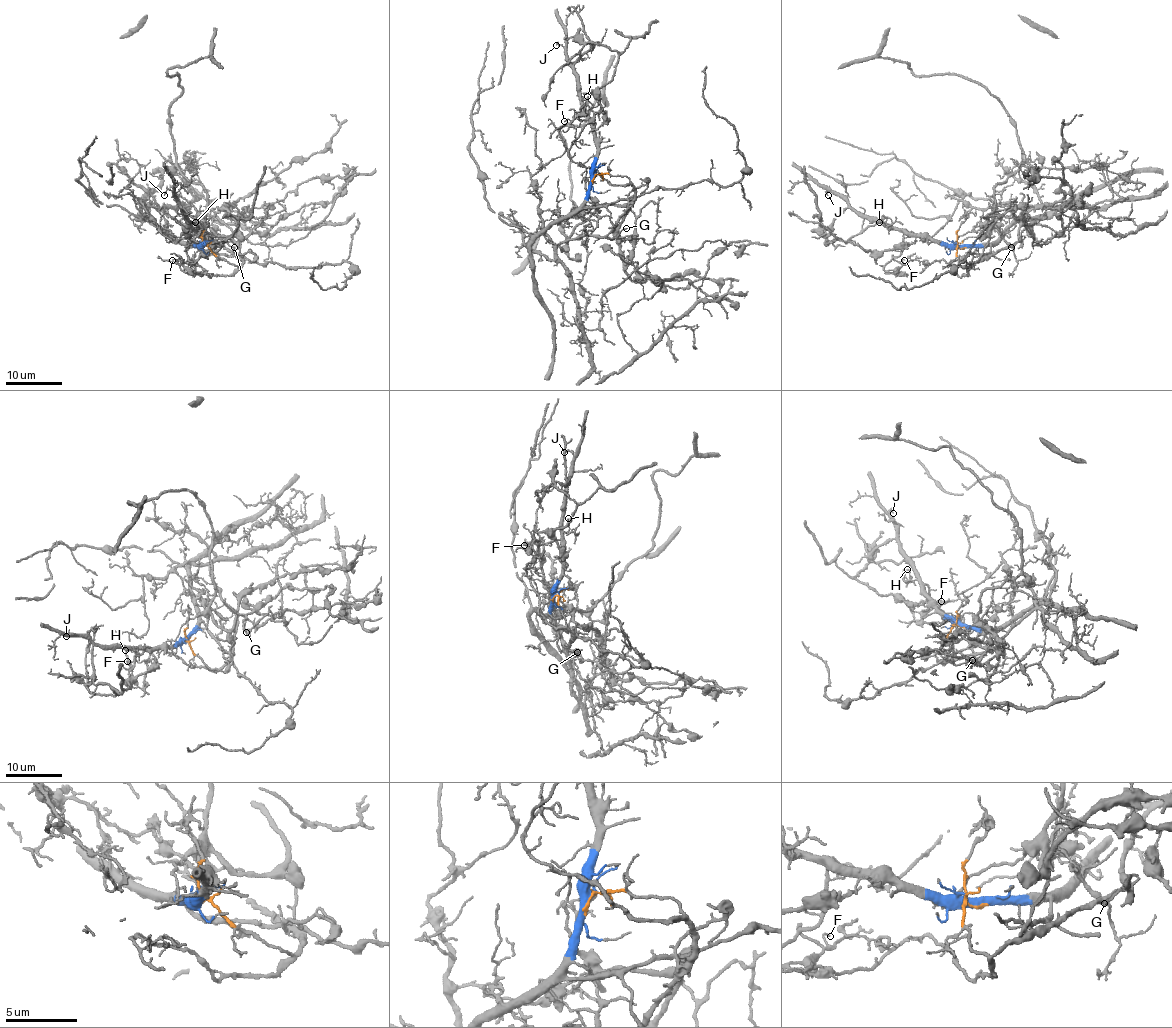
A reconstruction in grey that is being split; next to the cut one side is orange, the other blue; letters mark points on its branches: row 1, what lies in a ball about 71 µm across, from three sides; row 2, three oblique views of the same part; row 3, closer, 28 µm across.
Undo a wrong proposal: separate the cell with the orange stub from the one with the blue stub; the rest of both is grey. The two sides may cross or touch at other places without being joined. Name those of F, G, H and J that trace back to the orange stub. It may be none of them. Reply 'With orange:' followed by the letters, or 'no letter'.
With orange: G

